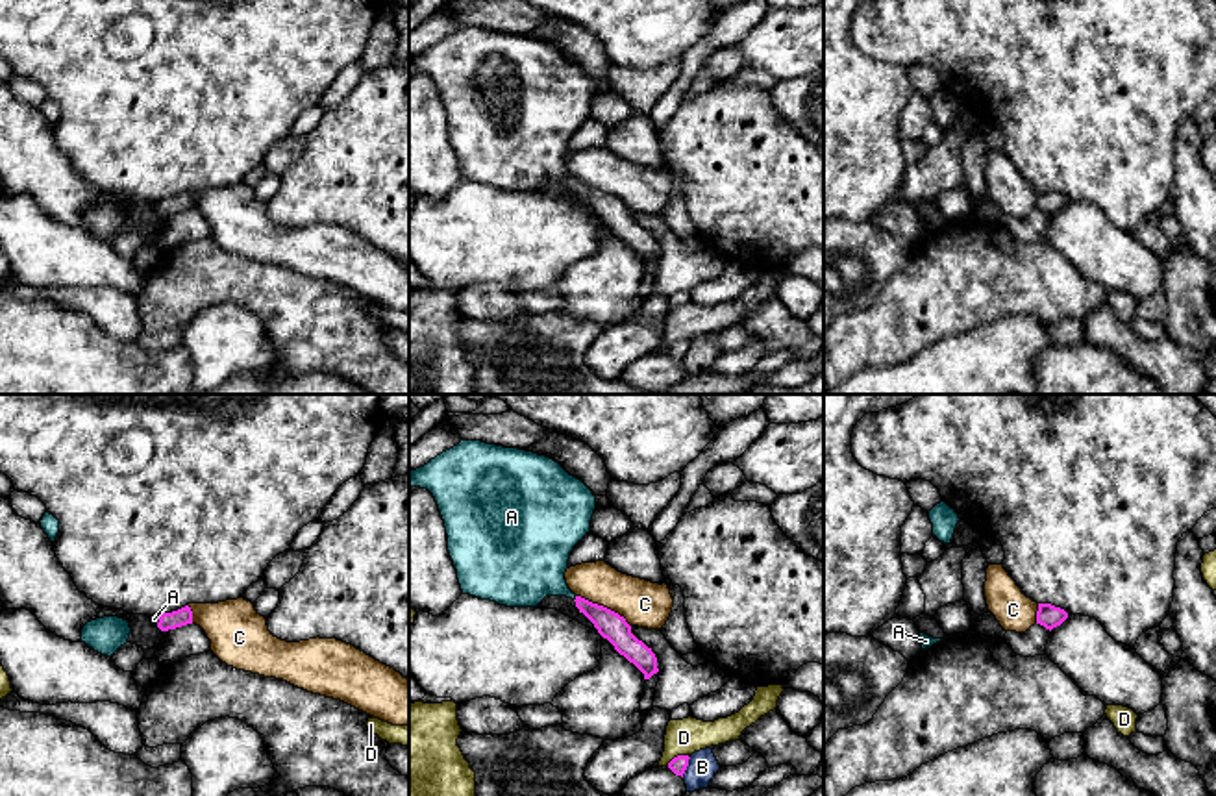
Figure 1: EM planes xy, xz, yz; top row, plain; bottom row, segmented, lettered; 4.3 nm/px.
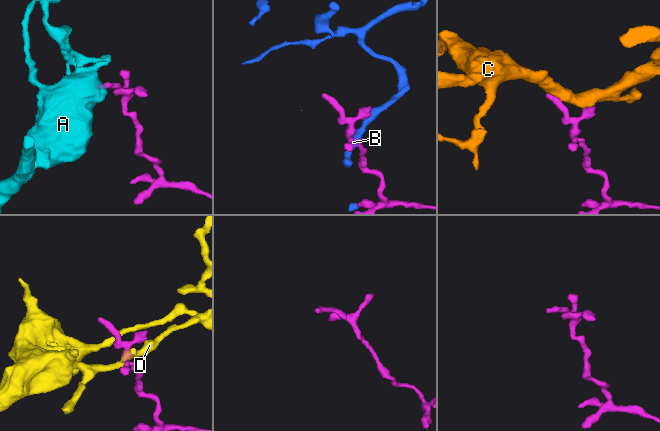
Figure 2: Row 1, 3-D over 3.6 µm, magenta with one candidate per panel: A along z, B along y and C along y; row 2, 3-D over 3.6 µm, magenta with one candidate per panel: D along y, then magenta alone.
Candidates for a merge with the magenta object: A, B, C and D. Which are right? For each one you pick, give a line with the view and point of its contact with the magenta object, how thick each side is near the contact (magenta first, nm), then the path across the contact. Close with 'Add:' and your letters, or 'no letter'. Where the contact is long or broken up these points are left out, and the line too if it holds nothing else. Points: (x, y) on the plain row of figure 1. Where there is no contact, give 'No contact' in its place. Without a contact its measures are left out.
A: Touches magenta at xz (576, 184). Thickness 120 nm (magenta) against 300 nm. Path across: xz (609, 210), (576, 184), (530, 150)
Add: A

